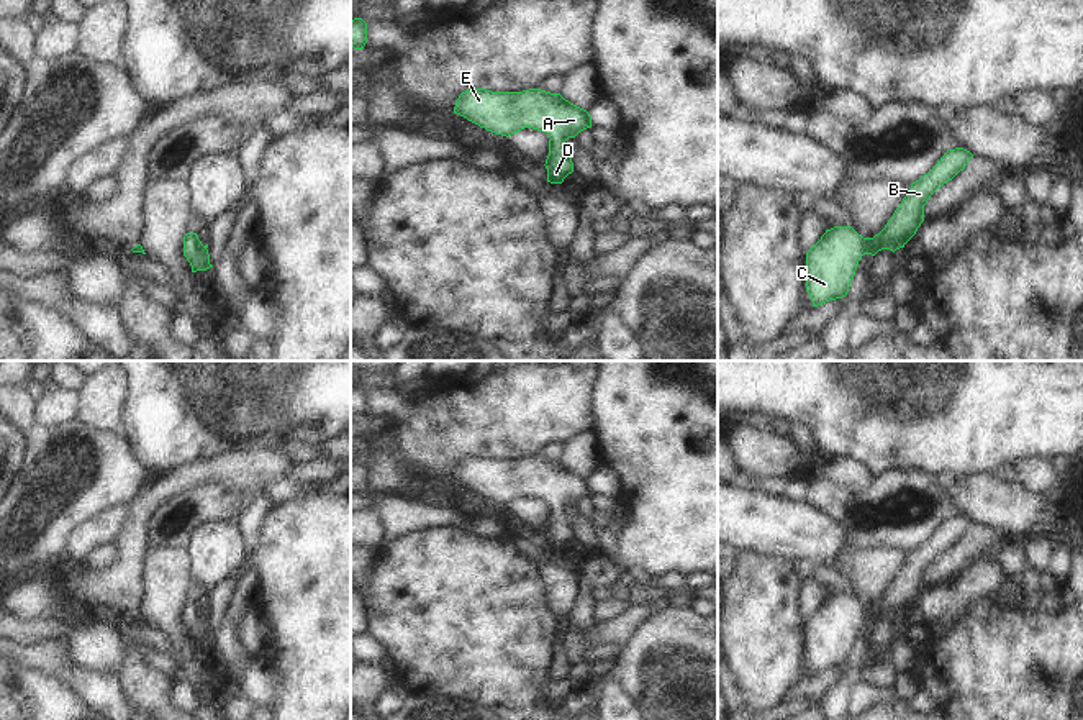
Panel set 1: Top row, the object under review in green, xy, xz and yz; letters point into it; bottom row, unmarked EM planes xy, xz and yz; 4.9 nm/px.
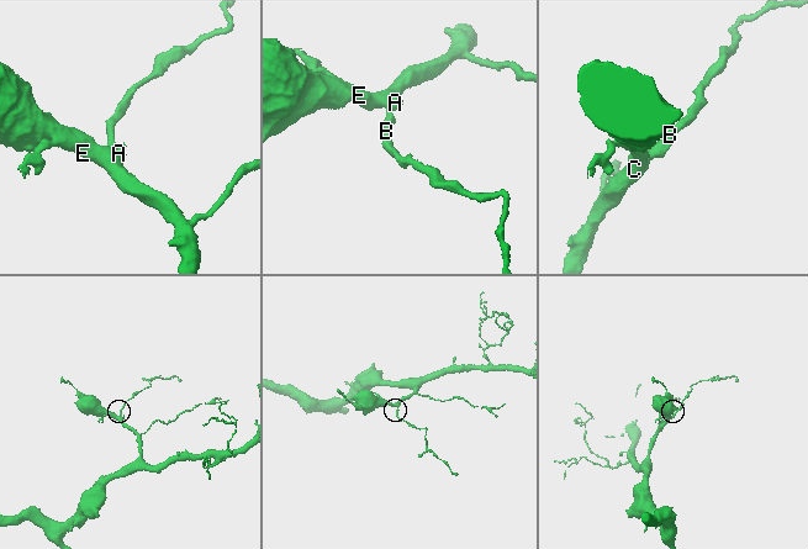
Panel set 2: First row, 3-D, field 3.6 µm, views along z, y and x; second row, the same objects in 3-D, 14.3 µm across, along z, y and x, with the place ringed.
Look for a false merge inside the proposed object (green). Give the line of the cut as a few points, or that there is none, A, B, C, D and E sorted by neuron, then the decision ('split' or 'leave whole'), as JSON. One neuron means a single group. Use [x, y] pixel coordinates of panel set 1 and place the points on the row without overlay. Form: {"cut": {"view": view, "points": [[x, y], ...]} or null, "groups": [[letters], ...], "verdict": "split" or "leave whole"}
{"cut": null, "groups": [["A", "B", "C", "D", "E"]], "verdict": "leave whole"}

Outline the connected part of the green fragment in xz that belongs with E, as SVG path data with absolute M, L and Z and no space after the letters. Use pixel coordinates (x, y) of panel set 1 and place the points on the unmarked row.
M470 456L459 463L454 481L506 505L524 495L547 500L551 507L544 533L551 551L562 551L573 540L565 508L591 495L591 484L587 477L570 471L560 461L541 456L523 459Z

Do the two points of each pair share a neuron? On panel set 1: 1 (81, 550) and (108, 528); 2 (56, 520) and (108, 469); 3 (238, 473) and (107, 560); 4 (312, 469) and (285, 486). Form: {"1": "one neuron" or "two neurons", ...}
{"1": "one neuron", "2": "one neuron", "3": "two neurons", "4": "two neurons"}

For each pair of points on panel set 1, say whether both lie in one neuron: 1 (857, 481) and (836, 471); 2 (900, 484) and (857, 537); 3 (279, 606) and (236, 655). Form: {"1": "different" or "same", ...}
{"1": "same", "2": "same", "3": "different"}

